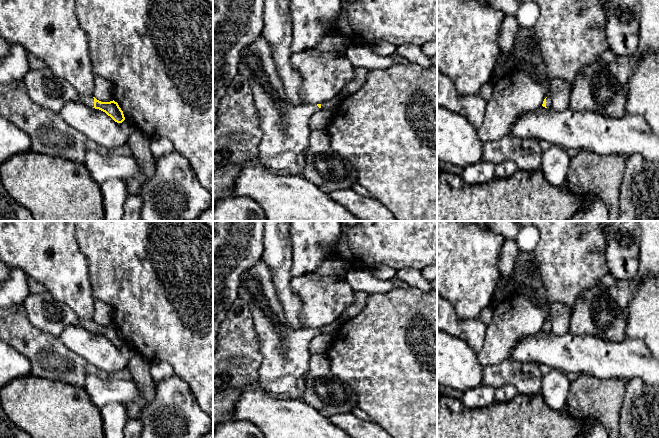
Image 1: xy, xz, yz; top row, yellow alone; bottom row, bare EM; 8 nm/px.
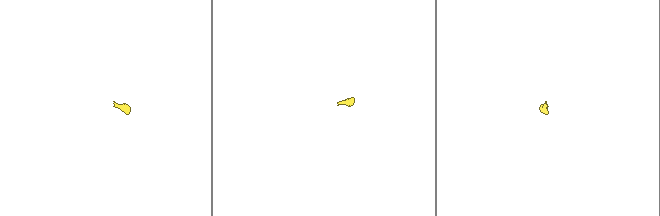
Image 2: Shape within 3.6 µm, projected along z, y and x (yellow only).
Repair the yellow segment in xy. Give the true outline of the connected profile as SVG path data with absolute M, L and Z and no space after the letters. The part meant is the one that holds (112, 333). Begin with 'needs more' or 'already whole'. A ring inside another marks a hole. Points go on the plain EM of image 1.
needs more | M47 291L40 294L29 293L22 305L31 324L36 329L53 336L59 337L66 326L74 325L105 336L117 347L125 344L123 335L117 326L114 324L101 326L95 321L83 320L69 306L57 301Z

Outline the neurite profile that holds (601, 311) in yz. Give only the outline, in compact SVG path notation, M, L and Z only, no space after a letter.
M617 280L610 287L596 285L583 291L571 309L570 332L605 341L623 341L632 289L633 282Z

